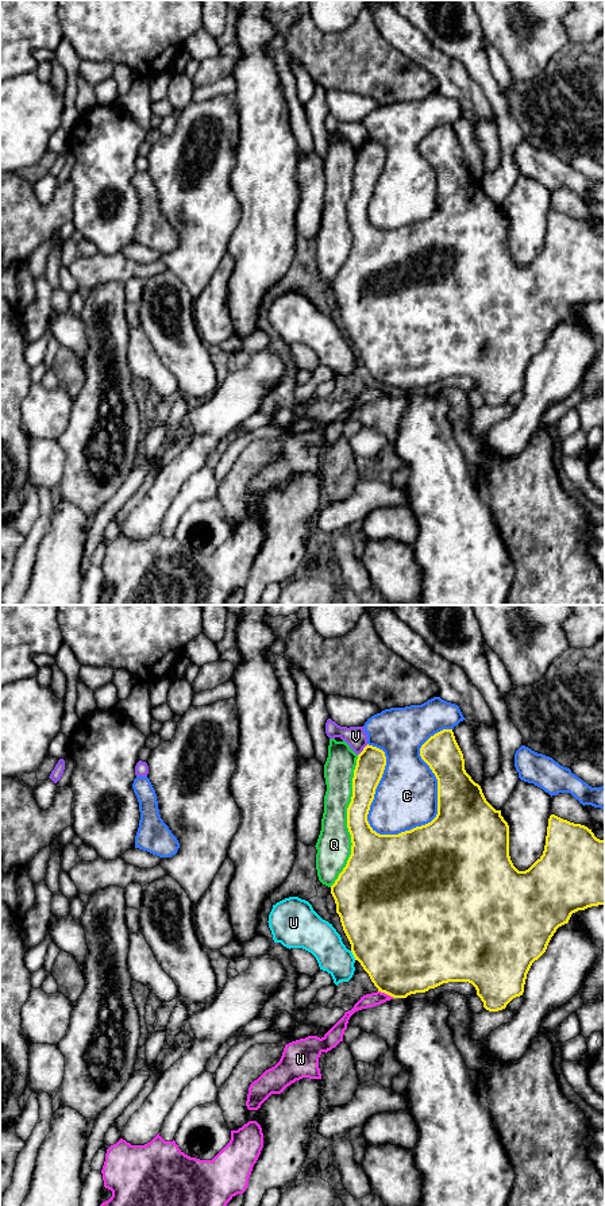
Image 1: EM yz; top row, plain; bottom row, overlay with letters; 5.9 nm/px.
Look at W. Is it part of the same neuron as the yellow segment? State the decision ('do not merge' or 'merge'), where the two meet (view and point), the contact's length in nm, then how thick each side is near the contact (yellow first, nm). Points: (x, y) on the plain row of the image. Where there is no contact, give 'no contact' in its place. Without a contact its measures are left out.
do not merge | yz (386, 388) | 100 nm | 480/80 nm

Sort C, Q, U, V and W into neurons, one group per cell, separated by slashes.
C / Q / U / V / W

